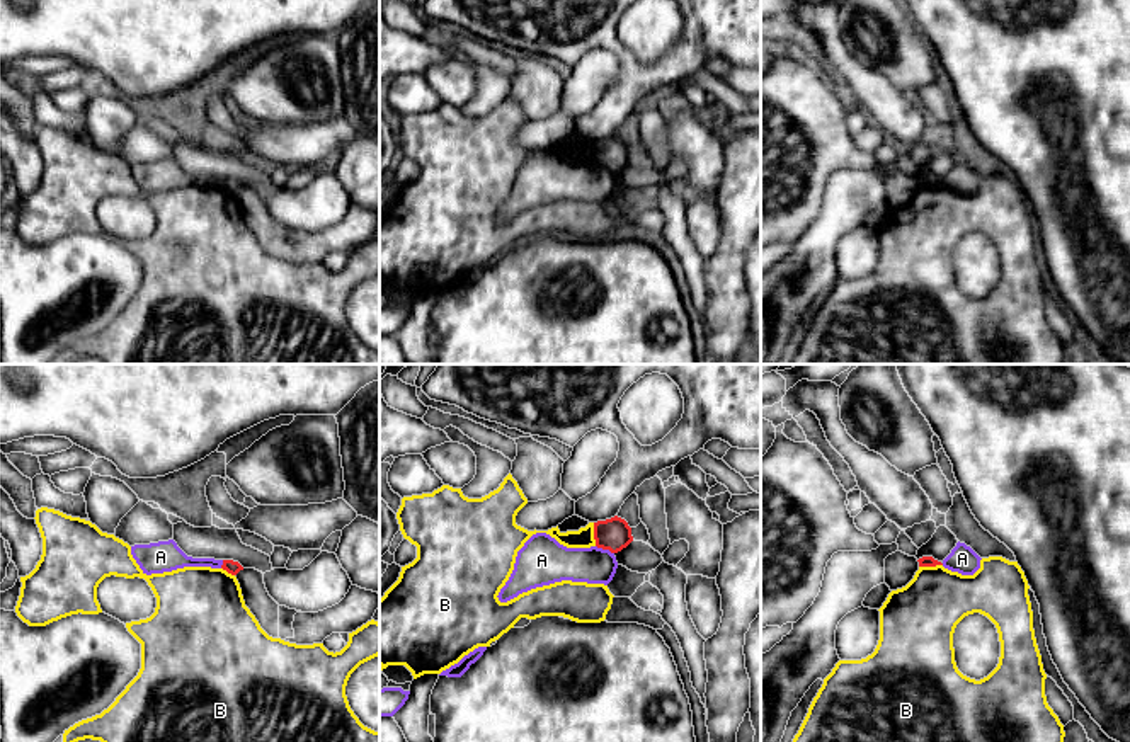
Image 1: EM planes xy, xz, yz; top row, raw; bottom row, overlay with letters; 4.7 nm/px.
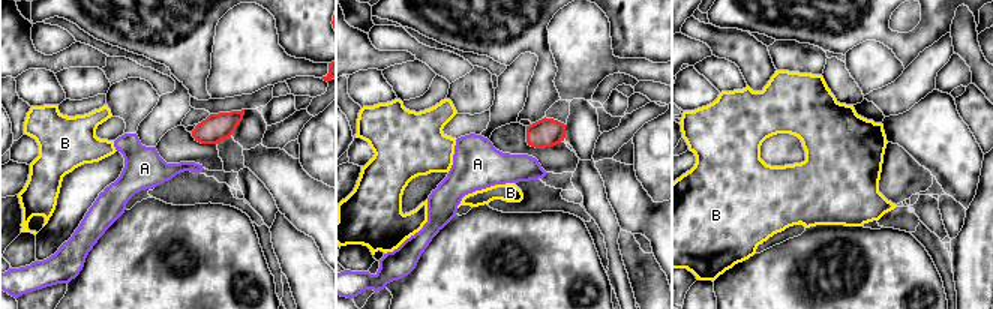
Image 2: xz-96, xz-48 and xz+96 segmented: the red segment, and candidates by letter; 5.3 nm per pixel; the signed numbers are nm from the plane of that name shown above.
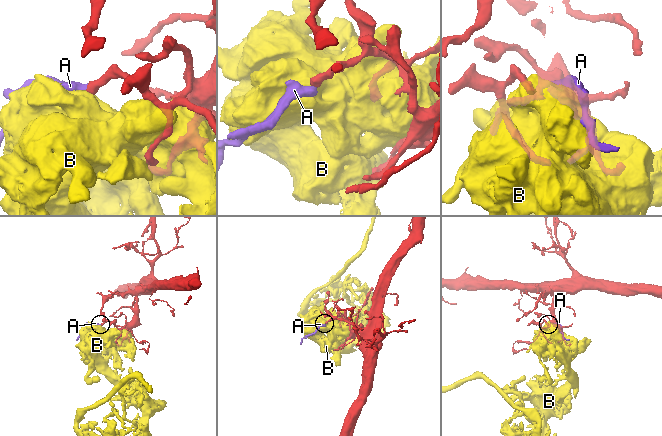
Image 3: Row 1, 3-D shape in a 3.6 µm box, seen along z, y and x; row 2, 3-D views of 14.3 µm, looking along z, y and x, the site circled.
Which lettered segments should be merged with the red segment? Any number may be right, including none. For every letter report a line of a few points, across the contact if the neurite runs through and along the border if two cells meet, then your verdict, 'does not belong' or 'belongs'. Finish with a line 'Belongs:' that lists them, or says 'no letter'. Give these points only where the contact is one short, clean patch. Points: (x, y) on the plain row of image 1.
A: line xz (596, 164), (613, 172); does not belong
B: does not belong
Belongs: no letter

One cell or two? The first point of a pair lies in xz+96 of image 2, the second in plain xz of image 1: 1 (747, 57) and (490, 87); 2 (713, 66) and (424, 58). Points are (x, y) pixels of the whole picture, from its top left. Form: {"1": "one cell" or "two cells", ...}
{"1": "one cell", "2": "two cells"}

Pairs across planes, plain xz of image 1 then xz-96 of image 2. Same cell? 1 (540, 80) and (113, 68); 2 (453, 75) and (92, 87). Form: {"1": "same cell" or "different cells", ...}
{"1": "different cells", "2": "same cell"}

